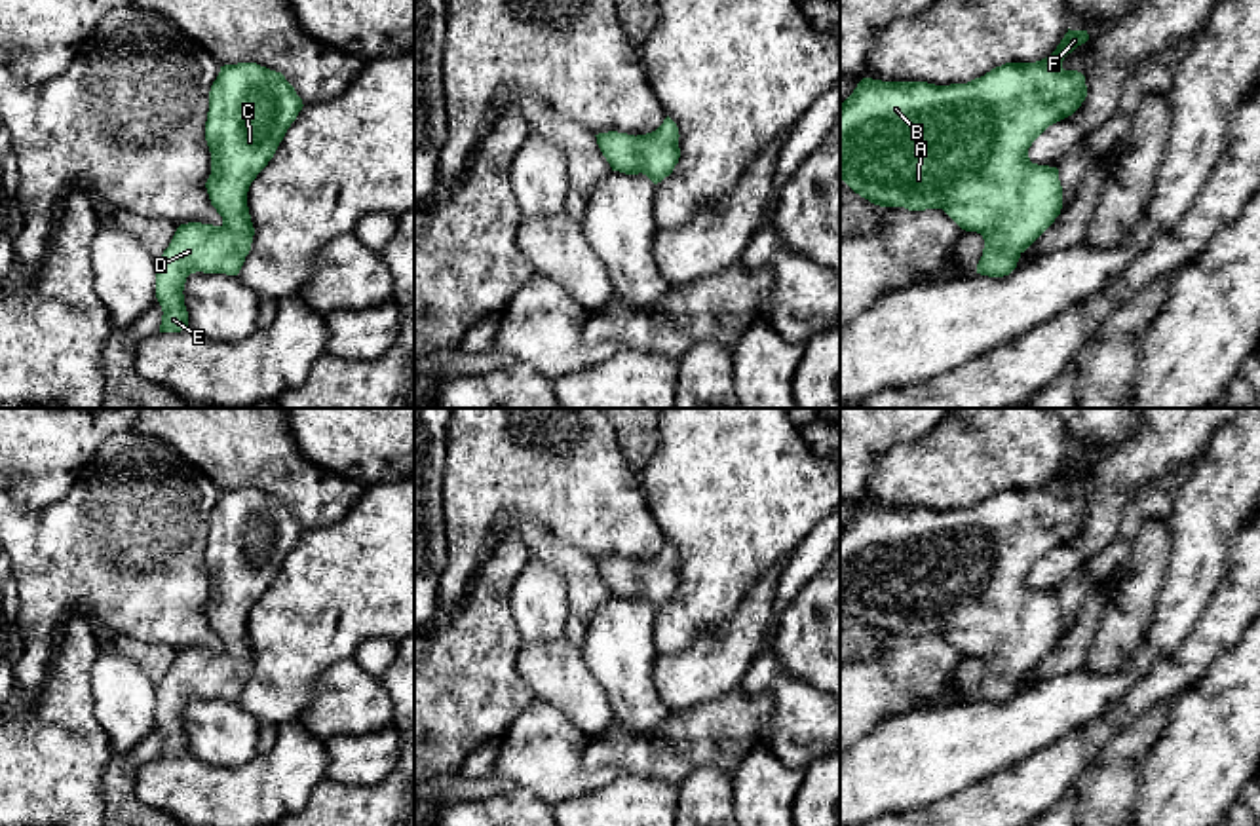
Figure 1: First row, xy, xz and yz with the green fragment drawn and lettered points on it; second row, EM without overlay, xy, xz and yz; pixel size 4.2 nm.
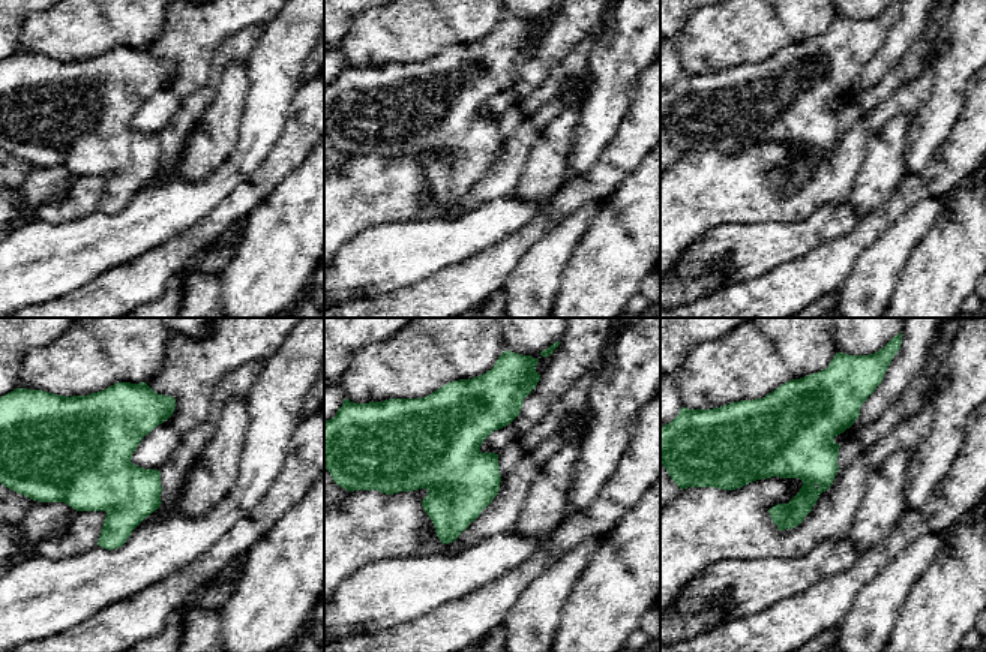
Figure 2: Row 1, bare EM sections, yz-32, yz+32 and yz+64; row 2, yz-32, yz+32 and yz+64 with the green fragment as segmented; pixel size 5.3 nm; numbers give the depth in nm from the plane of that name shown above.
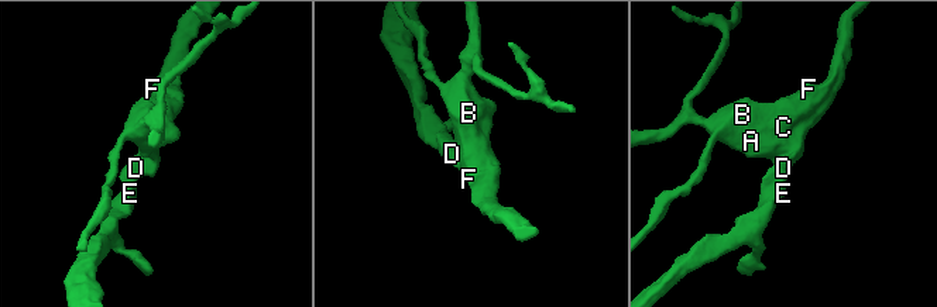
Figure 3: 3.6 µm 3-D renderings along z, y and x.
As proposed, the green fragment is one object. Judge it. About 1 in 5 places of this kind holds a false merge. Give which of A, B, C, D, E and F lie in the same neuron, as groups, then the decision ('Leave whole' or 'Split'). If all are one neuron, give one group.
Groups: A B C D E F. Leave whole

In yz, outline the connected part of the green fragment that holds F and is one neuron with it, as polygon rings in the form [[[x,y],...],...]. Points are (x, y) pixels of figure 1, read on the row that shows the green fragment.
[[[1068,28],[1049,57],[1005,63],[967,84],[863,78],[840,104],[840,178],[880,207],[943,209],[962,230],[983,235],[977,273],[1009,275],[1062,209],[1059,169],[1032,163],[1028,148],[1085,101],[1085,76],[1064,70],[1062,61],[1087,40],[1087,30]]]

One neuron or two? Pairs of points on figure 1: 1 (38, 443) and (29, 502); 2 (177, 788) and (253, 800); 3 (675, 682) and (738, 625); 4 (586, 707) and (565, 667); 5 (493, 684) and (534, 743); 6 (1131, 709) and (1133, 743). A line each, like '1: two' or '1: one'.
1: one
2: one
3: one
4: one
5: two
6: two

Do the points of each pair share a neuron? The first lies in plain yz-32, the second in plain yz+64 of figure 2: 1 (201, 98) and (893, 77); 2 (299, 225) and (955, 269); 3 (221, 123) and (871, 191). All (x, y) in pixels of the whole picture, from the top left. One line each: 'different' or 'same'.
1: same
2: same
3: same

